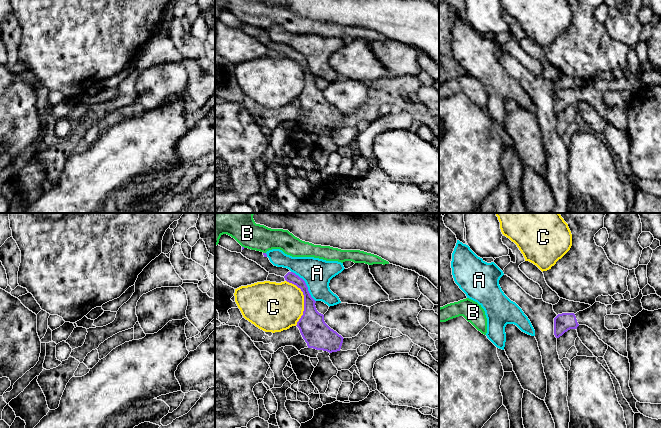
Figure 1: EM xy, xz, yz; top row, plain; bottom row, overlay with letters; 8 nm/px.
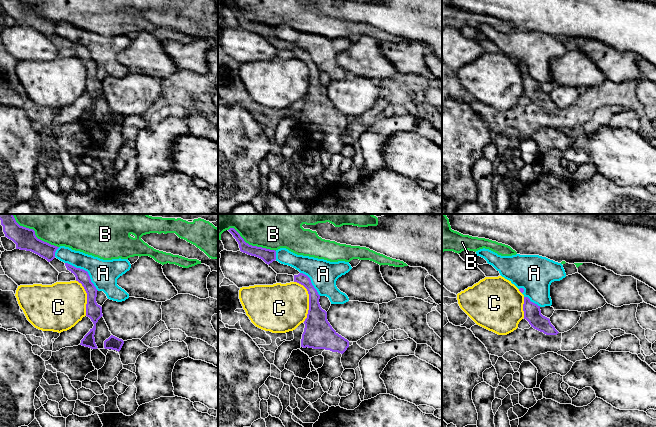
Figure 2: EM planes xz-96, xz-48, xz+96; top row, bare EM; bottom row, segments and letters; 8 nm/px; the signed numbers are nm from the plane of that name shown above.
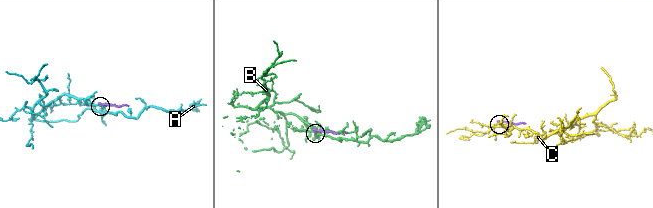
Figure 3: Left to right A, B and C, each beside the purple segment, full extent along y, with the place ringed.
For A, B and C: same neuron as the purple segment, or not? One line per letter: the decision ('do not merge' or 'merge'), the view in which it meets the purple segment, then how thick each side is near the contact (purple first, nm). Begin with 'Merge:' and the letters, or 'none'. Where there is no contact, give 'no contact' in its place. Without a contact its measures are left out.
Merge: none
A: do not merge; contact in xz; calibres 130 and 240 nm
B: do not merge; contact in xz; calibres 30 and 220 nm
C: do not merge; contact in xz; calibres 220 and 400 nm

